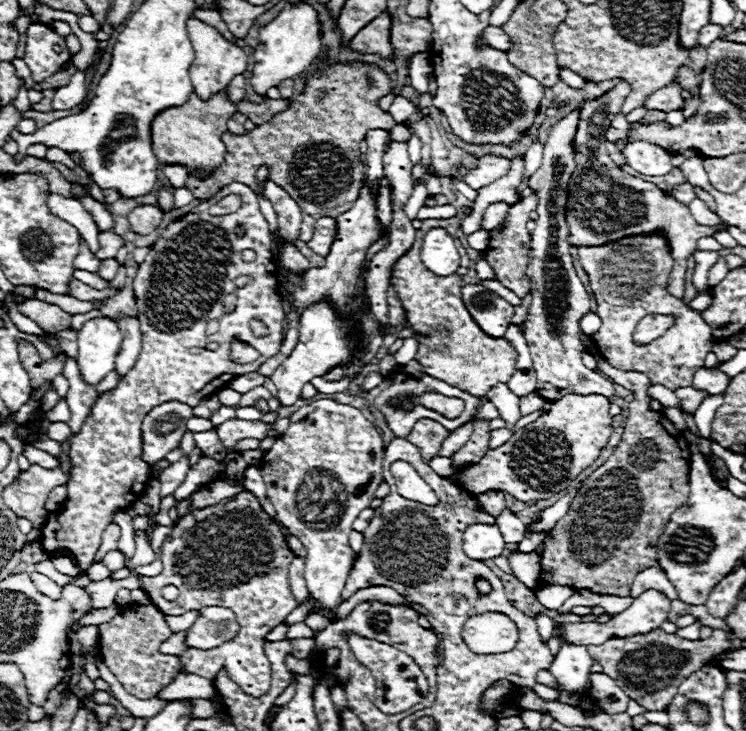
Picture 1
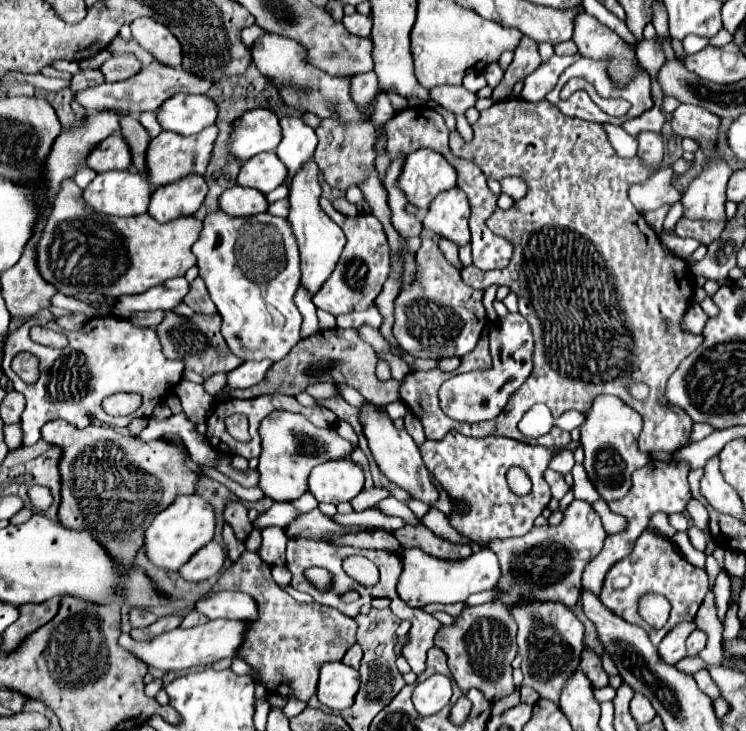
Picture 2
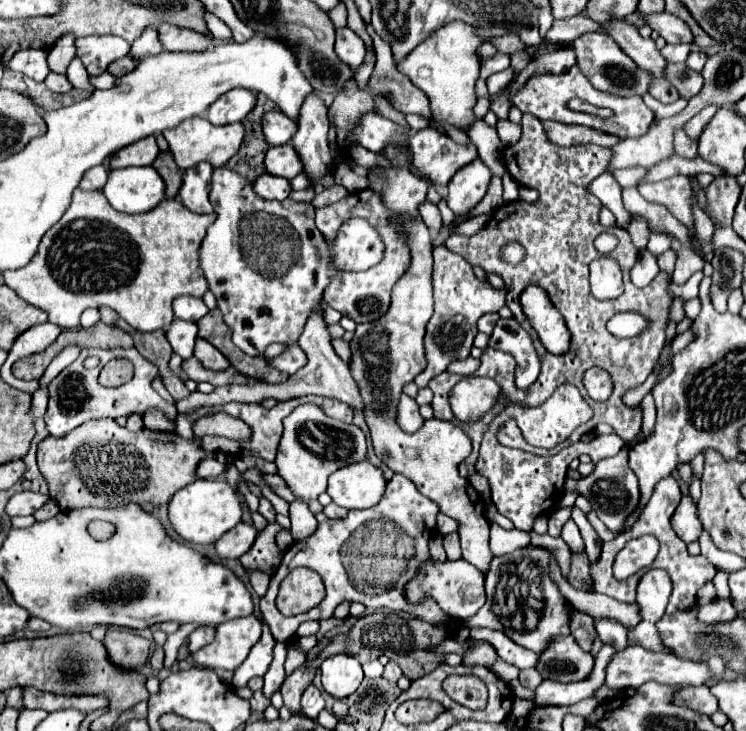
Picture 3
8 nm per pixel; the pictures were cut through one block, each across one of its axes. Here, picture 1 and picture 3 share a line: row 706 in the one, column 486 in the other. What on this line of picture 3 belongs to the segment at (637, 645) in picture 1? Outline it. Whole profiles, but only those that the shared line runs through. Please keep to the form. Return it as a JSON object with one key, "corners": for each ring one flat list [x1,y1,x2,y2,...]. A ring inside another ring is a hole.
{"corners":[[474,642,474,648,470,652,464,654,464,664,468,666,474,666,474,664,482,664,486,668,492,668,494,660,496,660,496,652,490,644,484,644,484,642]]}

